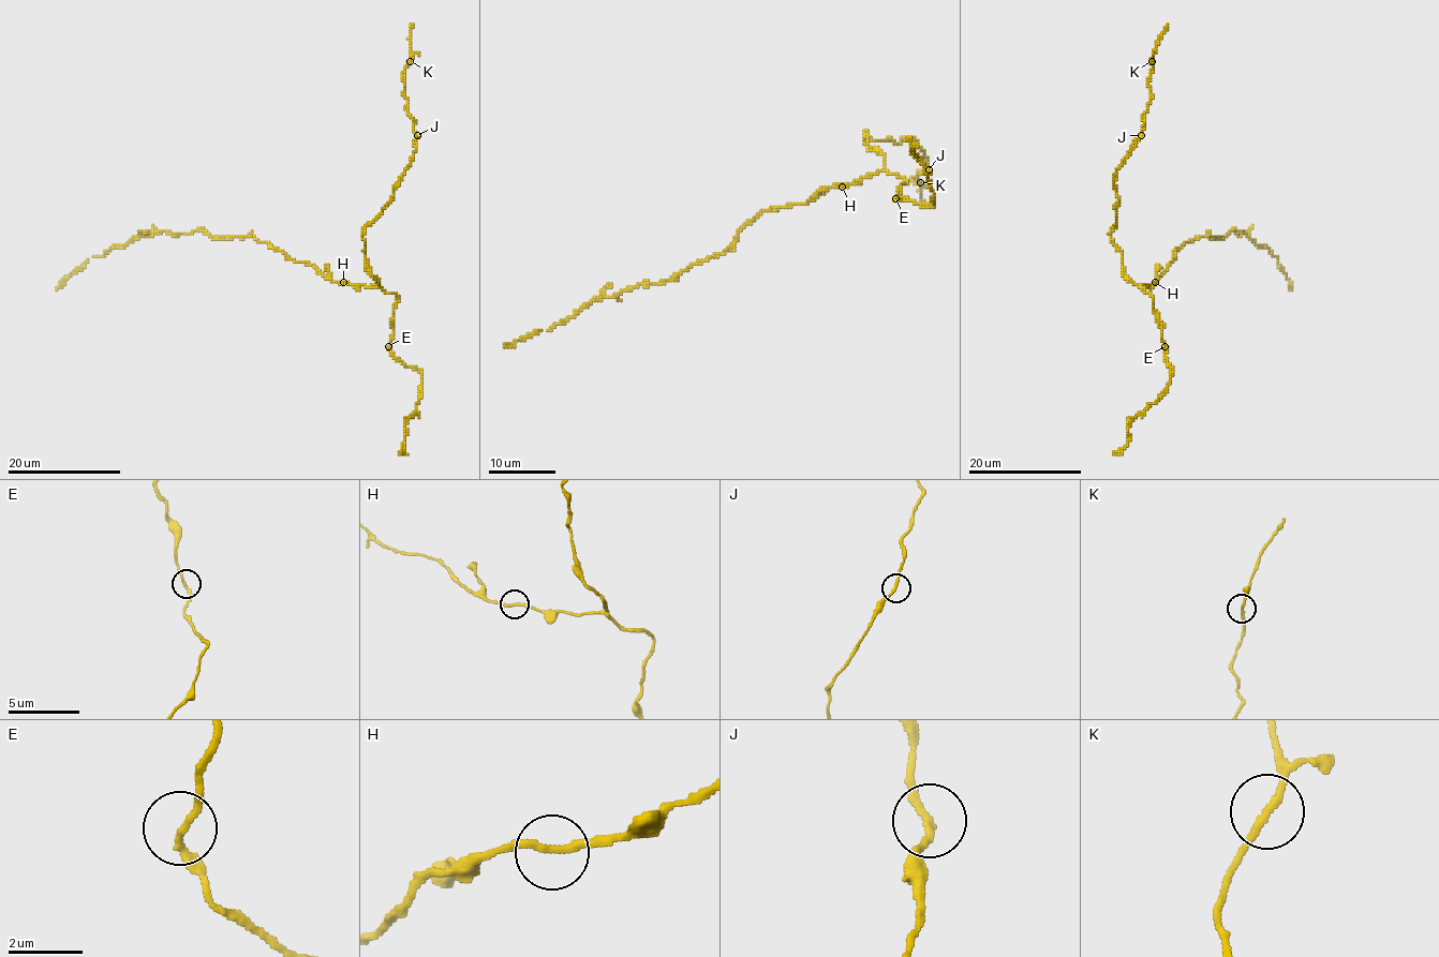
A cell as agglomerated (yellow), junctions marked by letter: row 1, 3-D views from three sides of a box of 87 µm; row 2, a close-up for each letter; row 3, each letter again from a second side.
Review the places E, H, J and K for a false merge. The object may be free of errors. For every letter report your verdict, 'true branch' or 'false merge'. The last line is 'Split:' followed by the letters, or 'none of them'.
E: true branch
H: true branch
J: true branch
K: true branch
Split: none of them

